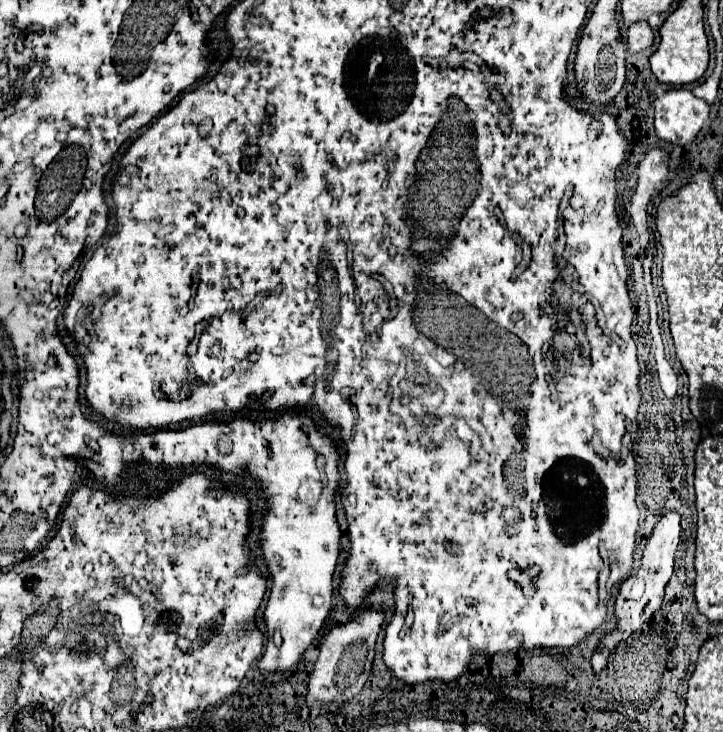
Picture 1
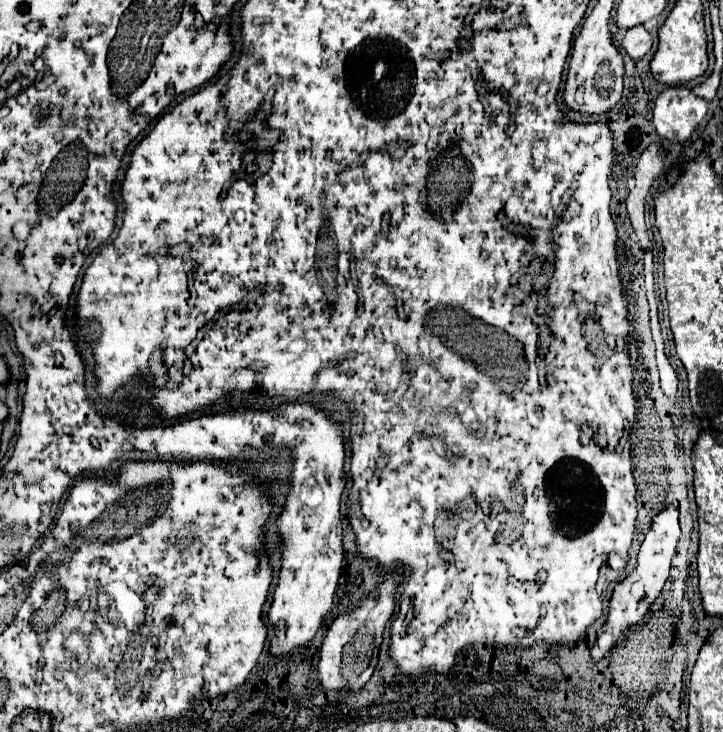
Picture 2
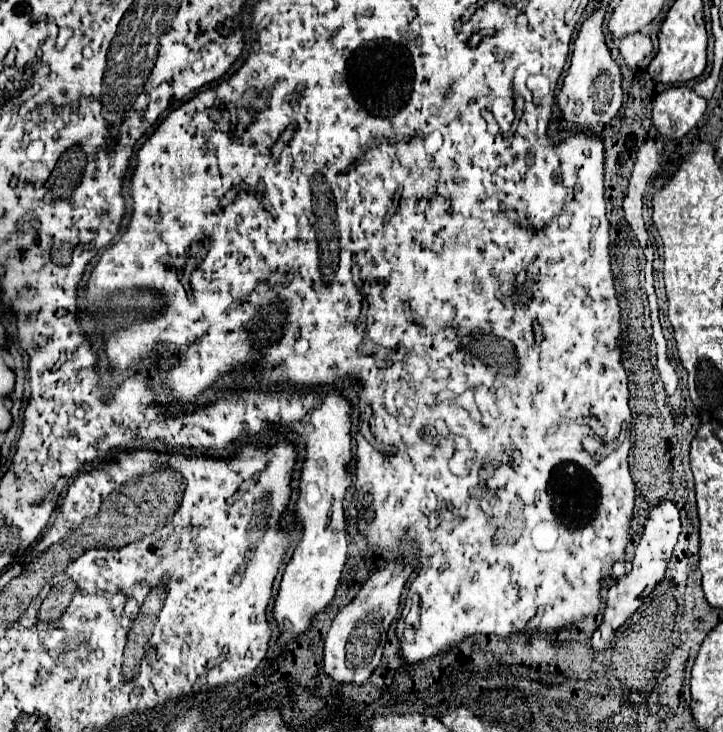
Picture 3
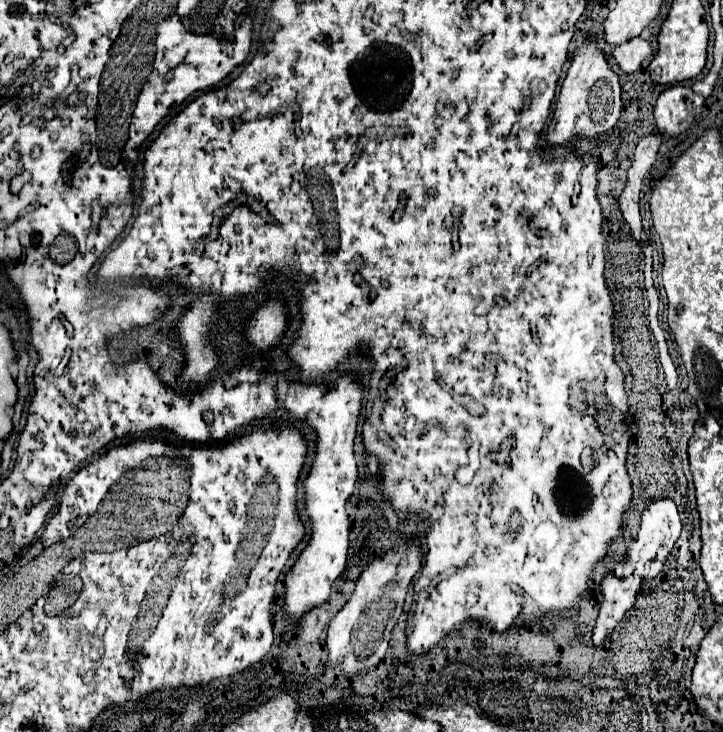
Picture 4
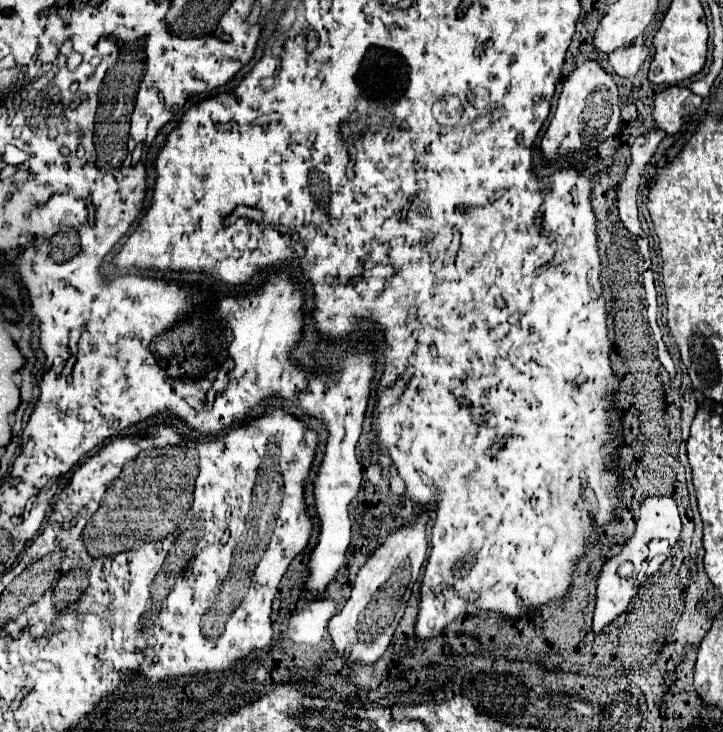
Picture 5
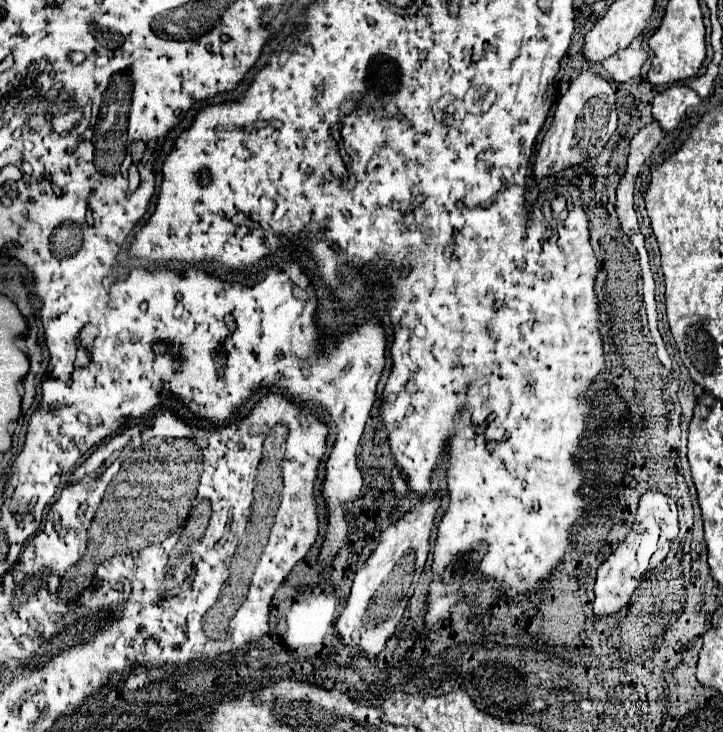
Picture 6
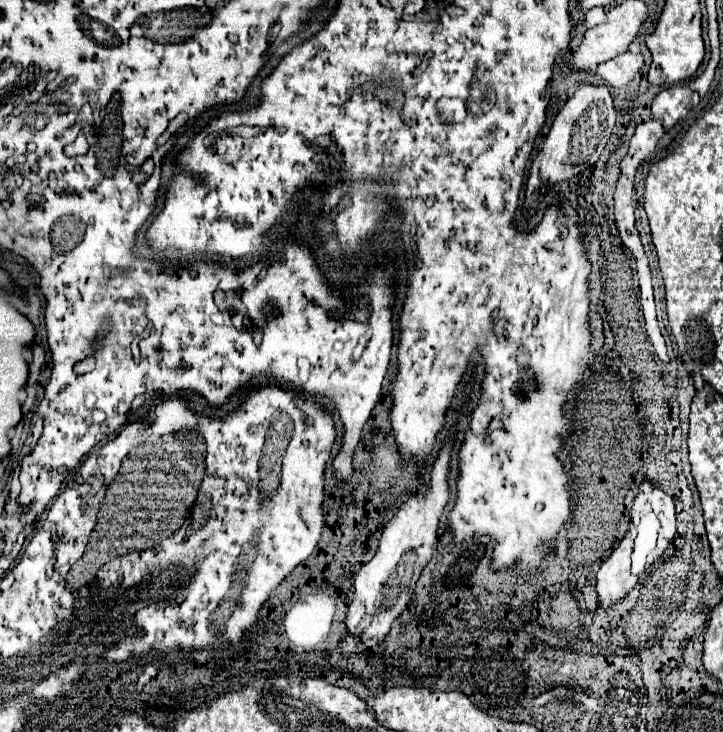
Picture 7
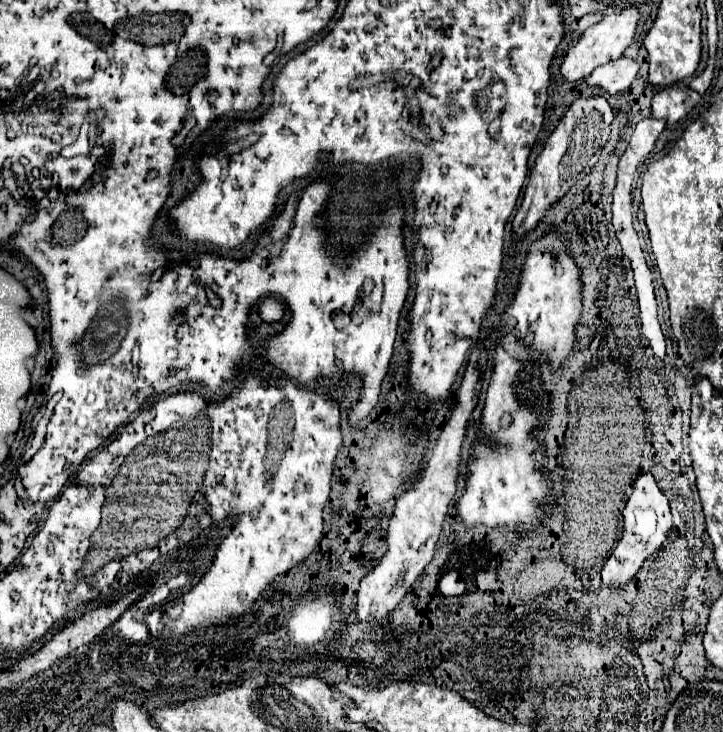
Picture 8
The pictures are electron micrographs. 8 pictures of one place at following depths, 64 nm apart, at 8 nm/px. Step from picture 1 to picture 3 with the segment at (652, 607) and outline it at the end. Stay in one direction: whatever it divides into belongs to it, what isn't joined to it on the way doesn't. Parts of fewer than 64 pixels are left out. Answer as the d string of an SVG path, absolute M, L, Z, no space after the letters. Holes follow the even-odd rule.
M660 502L656 508L652 508L648 522L644 526L644 534L642 540L634 552L634 560L632 560L632 572L626 574L624 578L616 580L610 590L608 590L608 602L606 602L606 610L604 610L604 620L598 626L598 630L592 636L592 648L594 652L604 652L610 648L610 642L614 640L618 628L632 618L640 606L644 604L644 594L646 598L656 590L656 586L664 580L666 576L666 566L672 558L672 550L678 542L678 534L680 534L680 518L678 518L678 508L672 502Z

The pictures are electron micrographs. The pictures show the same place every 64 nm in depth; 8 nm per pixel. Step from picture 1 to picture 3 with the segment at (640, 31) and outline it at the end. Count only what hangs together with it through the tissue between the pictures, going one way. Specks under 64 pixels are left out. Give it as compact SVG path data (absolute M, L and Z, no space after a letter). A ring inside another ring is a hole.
M634 32L632 36L622 38L618 50L624 56L626 64L634 68L652 52L652 42L650 42L650 36L642 34L642 32Z

